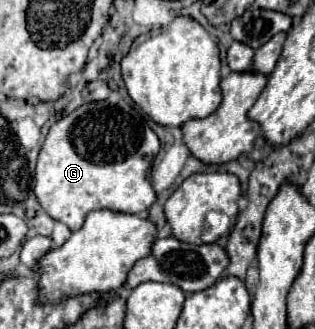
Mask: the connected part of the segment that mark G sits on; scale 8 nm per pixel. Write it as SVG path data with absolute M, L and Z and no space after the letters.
M113 91L107 99L85 103L71 115L51 125L37 157L35 195L41 207L53 219L65 223L71 231L77 231L83 225L85 215L93 209L109 209L117 213L137 215L141 211L147 211L155 203L155 191L151 187L151 181L147 179L149 175L147 171L151 169L151 163L157 153L159 153L157 135L151 131L141 113L127 105L117 91Z

